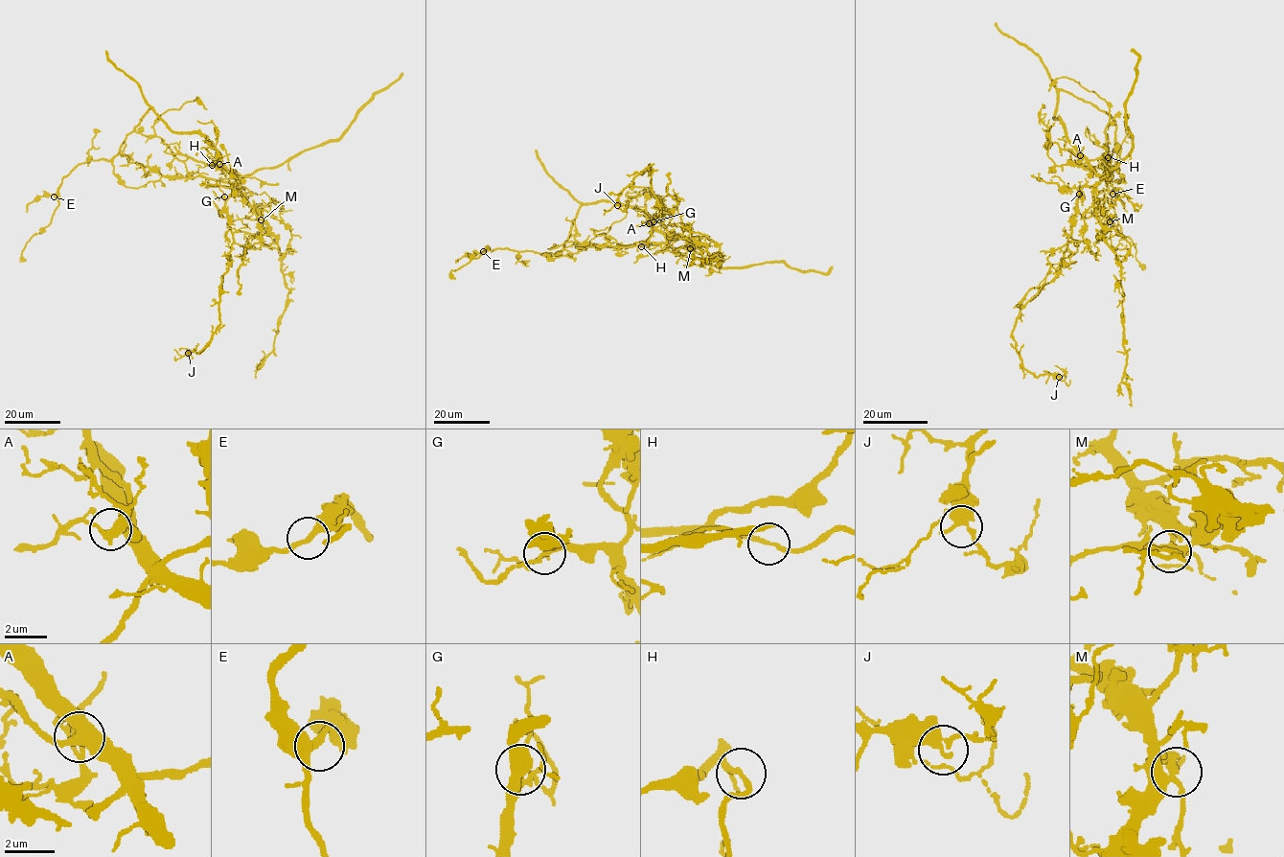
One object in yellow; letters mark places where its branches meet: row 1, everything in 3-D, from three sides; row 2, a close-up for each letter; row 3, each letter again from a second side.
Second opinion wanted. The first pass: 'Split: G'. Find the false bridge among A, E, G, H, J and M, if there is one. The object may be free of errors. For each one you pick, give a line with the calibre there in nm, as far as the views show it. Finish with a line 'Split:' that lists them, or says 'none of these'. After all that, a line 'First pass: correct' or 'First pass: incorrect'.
Split: none of these
First pass: incorrect

